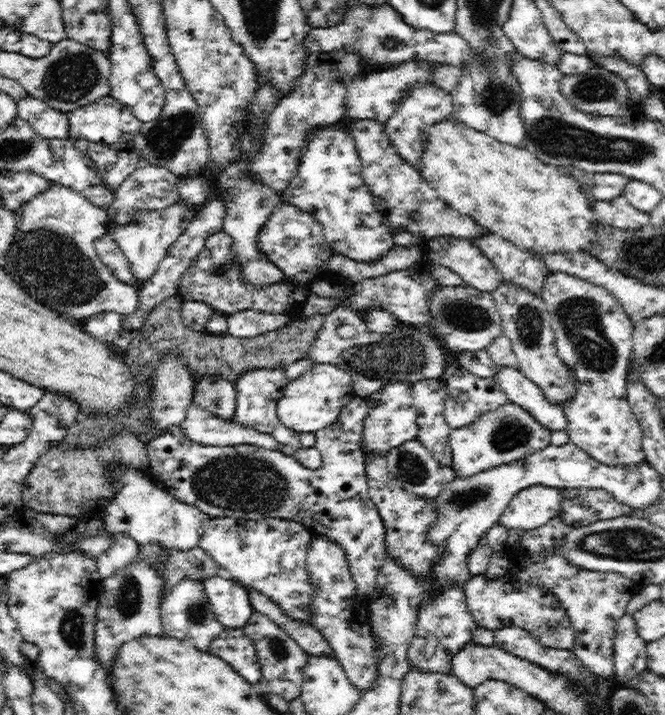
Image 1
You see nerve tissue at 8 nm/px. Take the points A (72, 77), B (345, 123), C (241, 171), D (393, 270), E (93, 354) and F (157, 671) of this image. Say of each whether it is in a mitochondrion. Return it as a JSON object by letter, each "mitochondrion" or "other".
{"A":"mitochondrion","B":"other","C":"other","D":"other","E":"other","F":"other"}

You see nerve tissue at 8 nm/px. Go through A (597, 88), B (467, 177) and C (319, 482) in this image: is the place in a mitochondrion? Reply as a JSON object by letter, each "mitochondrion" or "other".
{"A":"mitochondrion","B":"other","C":"other"}

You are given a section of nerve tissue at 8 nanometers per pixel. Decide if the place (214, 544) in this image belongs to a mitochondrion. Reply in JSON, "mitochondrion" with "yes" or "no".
{"mitochondrion":"no"}

